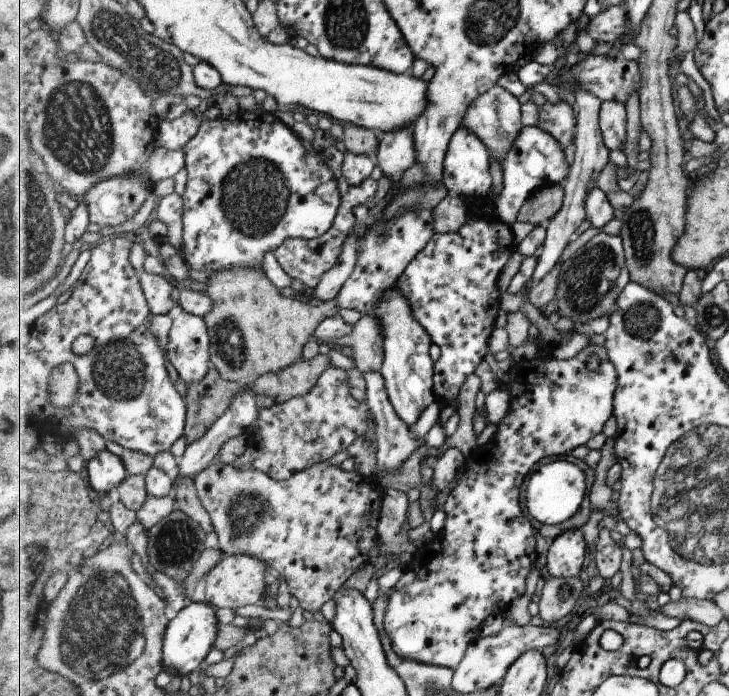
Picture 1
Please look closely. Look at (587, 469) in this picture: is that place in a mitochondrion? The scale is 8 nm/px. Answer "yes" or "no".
no

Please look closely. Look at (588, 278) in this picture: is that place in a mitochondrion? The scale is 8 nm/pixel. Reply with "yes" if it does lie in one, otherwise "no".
yes

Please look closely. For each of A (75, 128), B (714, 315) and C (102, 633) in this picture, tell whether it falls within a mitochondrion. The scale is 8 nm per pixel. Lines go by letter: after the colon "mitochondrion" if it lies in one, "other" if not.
A: mitochondrion
B: mitochondrion
C: mitochondrion

